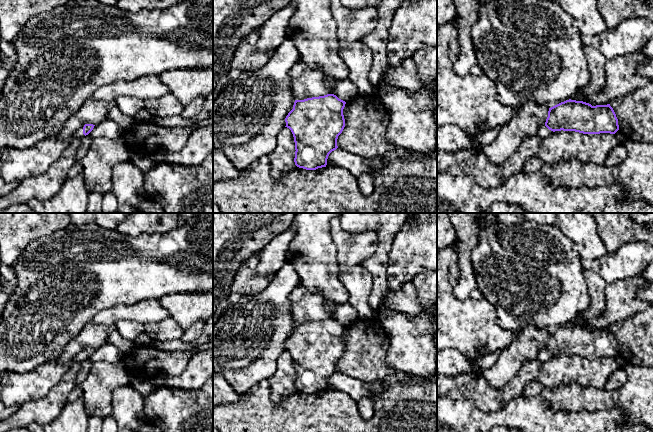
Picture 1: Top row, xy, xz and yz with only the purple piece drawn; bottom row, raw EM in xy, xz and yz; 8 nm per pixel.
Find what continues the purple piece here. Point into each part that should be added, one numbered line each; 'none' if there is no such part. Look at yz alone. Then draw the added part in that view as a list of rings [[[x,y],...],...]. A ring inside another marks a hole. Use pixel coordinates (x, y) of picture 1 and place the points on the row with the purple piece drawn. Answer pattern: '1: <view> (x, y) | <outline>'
1: yz (543, 132) | [[[545,125],[539,128],[537,135],[540,138],[546,138],[550,136],[553,133],[553,131],[549,130]]]

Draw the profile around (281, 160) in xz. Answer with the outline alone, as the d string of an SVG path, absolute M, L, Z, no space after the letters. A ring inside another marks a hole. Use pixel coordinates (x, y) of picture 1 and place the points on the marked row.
M284 127L278 135L278 144L275 150L268 155L274 178L279 178L281 174L296 167L295 151L293 134L289 128Z

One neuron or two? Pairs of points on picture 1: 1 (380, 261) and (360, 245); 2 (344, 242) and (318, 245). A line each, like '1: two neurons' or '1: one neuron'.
1: two neurons
2: two neurons

